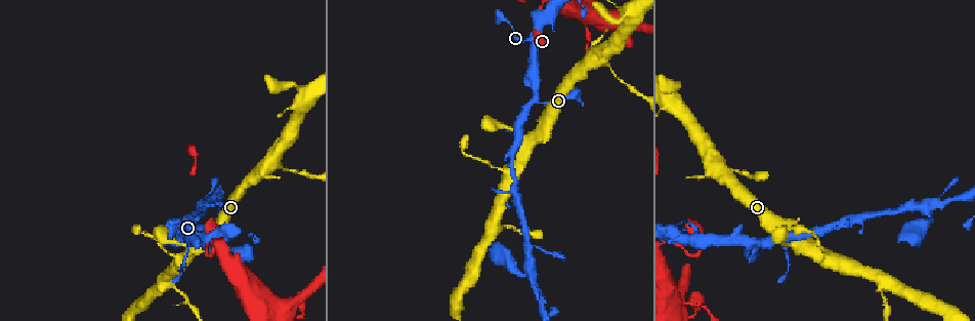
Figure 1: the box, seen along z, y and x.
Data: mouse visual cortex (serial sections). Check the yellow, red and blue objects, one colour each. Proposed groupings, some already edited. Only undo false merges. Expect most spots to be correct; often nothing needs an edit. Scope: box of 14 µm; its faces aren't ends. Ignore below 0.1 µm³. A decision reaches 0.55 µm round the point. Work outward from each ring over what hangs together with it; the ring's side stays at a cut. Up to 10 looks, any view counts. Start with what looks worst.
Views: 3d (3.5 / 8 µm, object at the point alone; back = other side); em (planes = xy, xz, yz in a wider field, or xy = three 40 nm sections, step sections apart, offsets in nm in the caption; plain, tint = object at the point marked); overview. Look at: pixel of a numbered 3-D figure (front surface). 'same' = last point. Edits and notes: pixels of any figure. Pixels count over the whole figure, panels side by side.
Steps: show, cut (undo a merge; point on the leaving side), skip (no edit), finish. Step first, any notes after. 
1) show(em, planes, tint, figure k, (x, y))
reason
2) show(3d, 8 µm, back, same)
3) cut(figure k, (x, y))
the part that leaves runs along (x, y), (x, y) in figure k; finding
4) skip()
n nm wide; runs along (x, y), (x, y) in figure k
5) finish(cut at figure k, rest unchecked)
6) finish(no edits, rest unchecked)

show(3d, 3.5 µm, figure 1, (755, 243))
branch point

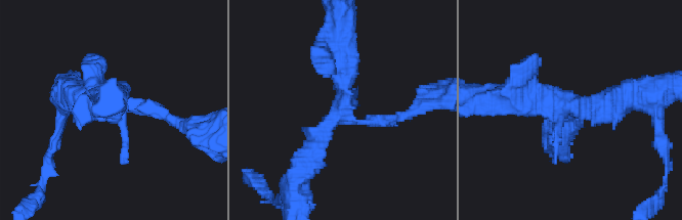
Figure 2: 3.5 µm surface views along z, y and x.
show(em, xy, step 3, tint, figure 2, (339, 112))
shape alone is not enough

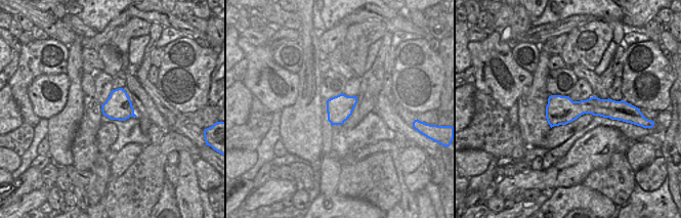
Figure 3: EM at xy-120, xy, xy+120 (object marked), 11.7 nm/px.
skip()
runs along (336, 47), (342, 107), (302, 163) in figure 2; one cell here

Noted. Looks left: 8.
show(3d, 3.5 µm, back, figure 1, (696, 252))
sudden change in width

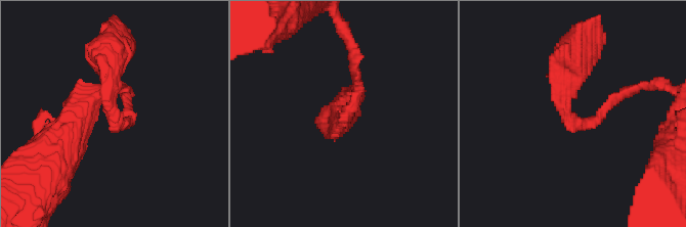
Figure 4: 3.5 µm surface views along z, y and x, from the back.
show(em, xy, step 1, tint, figure 4, (345, 113))
arms of 150, 400 nm; shape alone is not enough

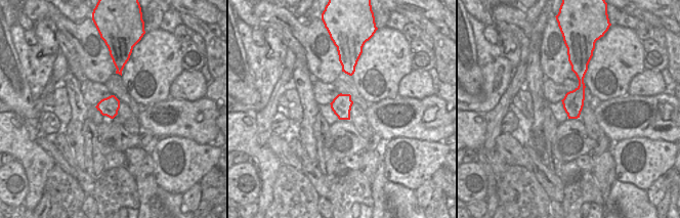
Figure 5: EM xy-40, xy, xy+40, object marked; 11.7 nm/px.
skip()
runs along (570, 57), (562, 104), (577, 124), (628, 89) in figure 4; all the same cell

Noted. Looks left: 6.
show(3d, 8 µm, back, figure 1, (586, 26))
thick turns thin

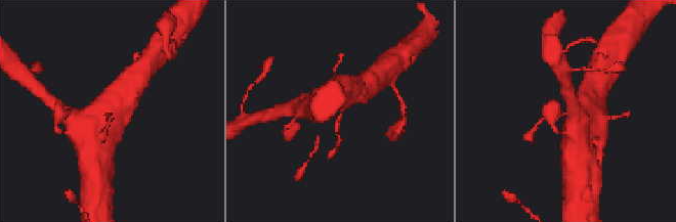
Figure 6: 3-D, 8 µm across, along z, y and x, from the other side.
show(em, xy, step 2, tint, figure 6, (111, 112))

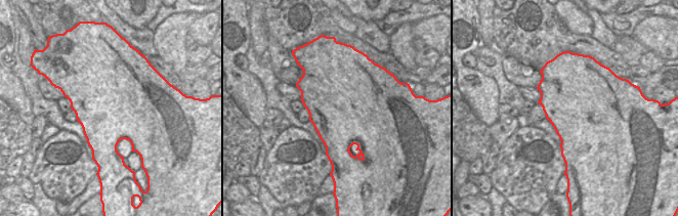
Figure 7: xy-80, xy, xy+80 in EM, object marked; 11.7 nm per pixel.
skip()
runs along (347, 93), (317, 105), (298, 107) in figure 6; one cell here

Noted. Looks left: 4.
show(3d, 3.5 µm, figure 1, (276, 163))
side arm on a straight run

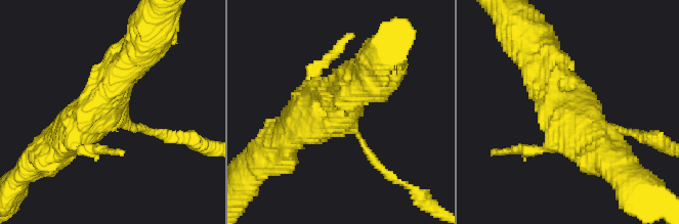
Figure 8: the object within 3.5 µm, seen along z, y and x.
show(em, xy, step 2, tint, figure 8, (113, 117))
now the EM

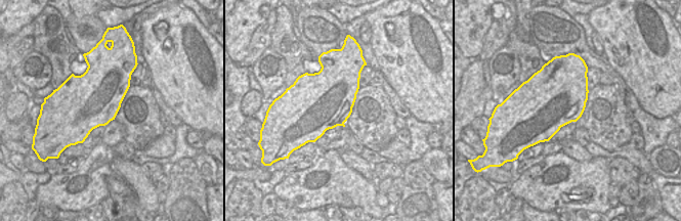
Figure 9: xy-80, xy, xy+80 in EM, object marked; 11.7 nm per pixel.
skip()
runs along (51, 150), (133, 59) in figure 8; all the same cell

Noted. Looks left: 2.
finish(no edits, rest unchecked)

